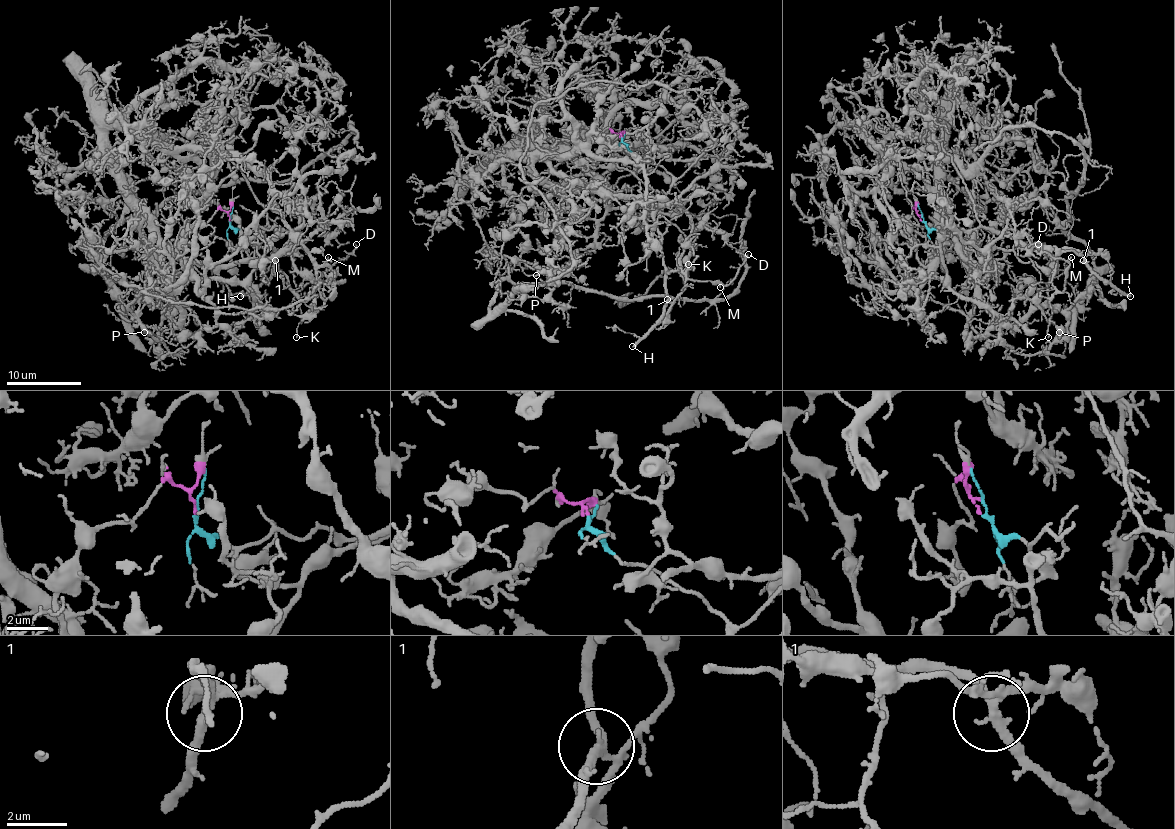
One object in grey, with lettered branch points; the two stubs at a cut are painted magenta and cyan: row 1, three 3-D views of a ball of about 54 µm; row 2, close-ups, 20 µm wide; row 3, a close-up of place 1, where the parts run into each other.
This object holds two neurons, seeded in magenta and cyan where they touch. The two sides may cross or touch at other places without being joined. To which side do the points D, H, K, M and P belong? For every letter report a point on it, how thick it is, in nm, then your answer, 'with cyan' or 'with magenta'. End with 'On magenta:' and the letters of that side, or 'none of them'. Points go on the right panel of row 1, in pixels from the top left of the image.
D: at (1038, 244); 100 nm thick; with cyan
H: at (1130, 296); 280 nm thick; with cyan
K: at (1048, 337); 90 nm thick; with cyan
M: at (1071, 257); 120 nm thick; with cyan
P: at (1059, 332); 160 nm thick; with magenta
On magenta: P

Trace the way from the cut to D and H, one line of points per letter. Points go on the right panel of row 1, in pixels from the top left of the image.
D: (922, 221), (939, 232), (987, 226), (1052, 247), (1057, 263), (1052, 284), (1063, 291), (1069, 263), (1037, 243)
H: (922, 221), (939, 232), (987, 226), (998, 234), (1018, 237), (1028, 245), (1074, 249), (1089, 267), (1130, 295)

